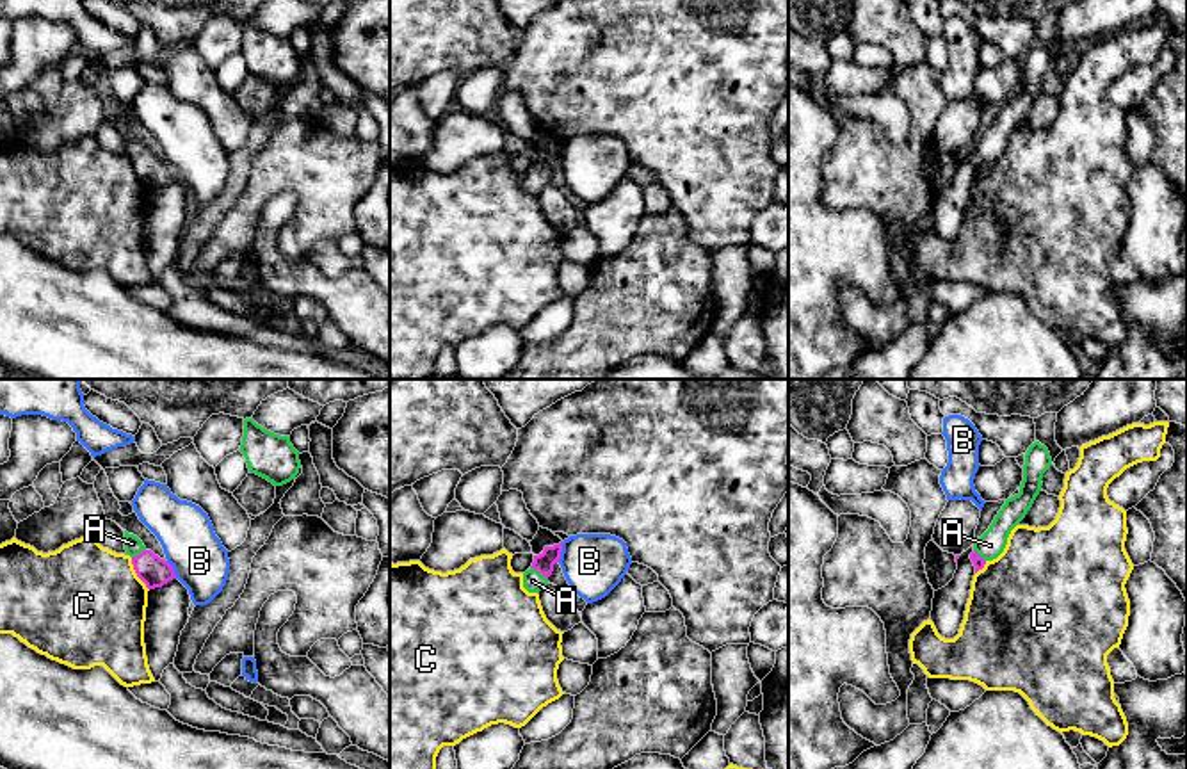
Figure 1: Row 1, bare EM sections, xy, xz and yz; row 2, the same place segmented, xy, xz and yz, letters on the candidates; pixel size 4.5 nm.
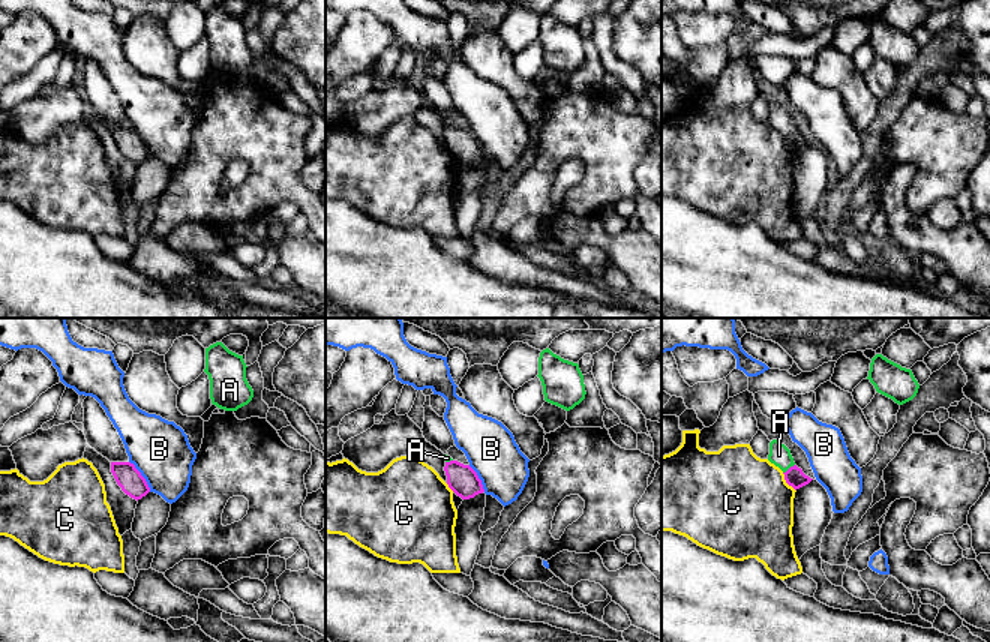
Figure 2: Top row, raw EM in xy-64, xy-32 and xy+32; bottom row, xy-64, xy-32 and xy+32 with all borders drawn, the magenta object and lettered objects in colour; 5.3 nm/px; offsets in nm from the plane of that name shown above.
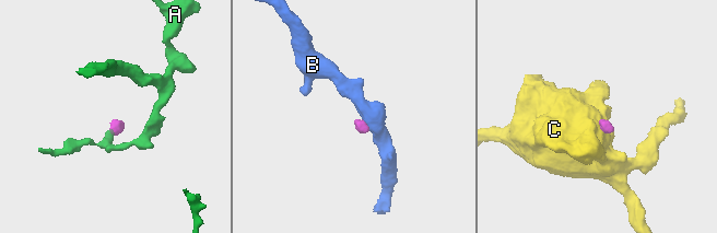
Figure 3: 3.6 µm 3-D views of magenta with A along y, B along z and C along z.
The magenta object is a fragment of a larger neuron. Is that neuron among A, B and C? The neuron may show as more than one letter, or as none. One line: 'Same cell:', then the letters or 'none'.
Same cell: A

